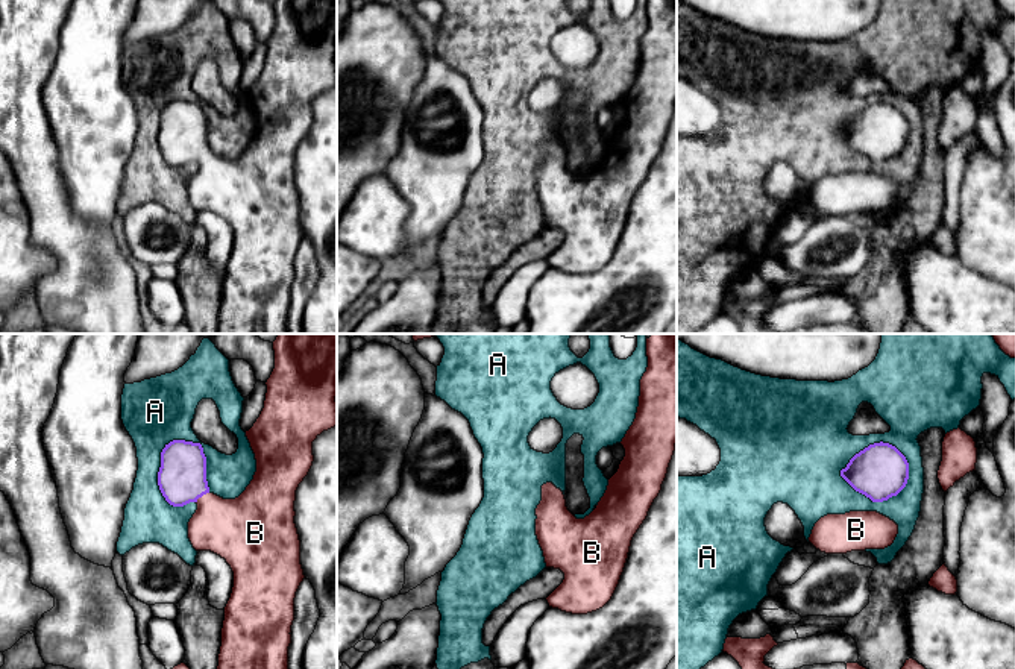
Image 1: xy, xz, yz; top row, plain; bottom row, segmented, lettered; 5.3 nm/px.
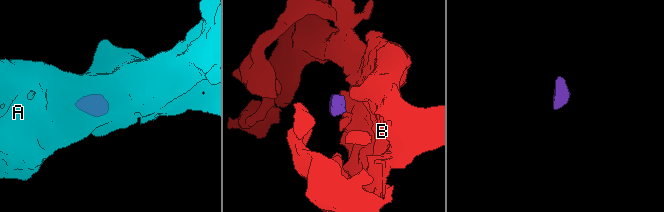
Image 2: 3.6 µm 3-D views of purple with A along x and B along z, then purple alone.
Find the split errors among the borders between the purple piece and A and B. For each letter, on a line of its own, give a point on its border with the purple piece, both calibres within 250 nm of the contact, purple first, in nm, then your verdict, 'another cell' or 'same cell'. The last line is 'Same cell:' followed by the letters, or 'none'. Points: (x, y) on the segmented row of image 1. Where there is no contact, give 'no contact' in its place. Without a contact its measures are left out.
A: xy (161, 460) | 260/340 nm | another cell
B: xy (201, 496) | 260/320 nm | same cell
Same cell: B

